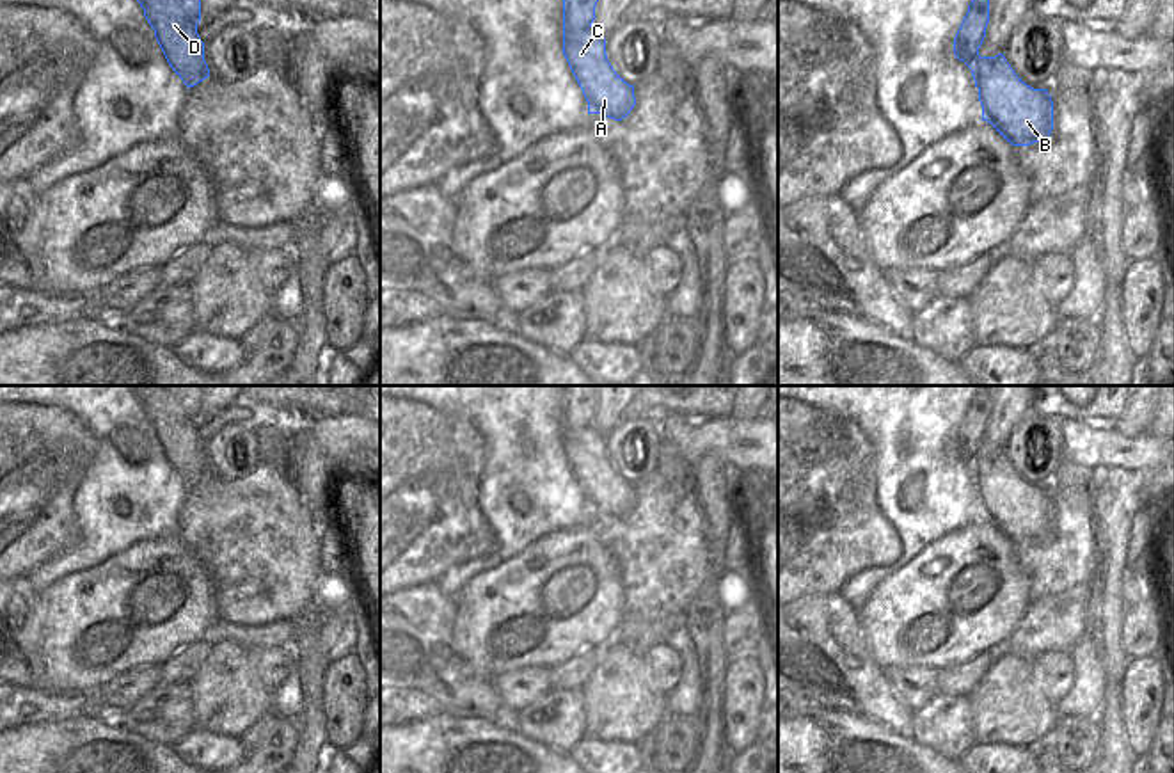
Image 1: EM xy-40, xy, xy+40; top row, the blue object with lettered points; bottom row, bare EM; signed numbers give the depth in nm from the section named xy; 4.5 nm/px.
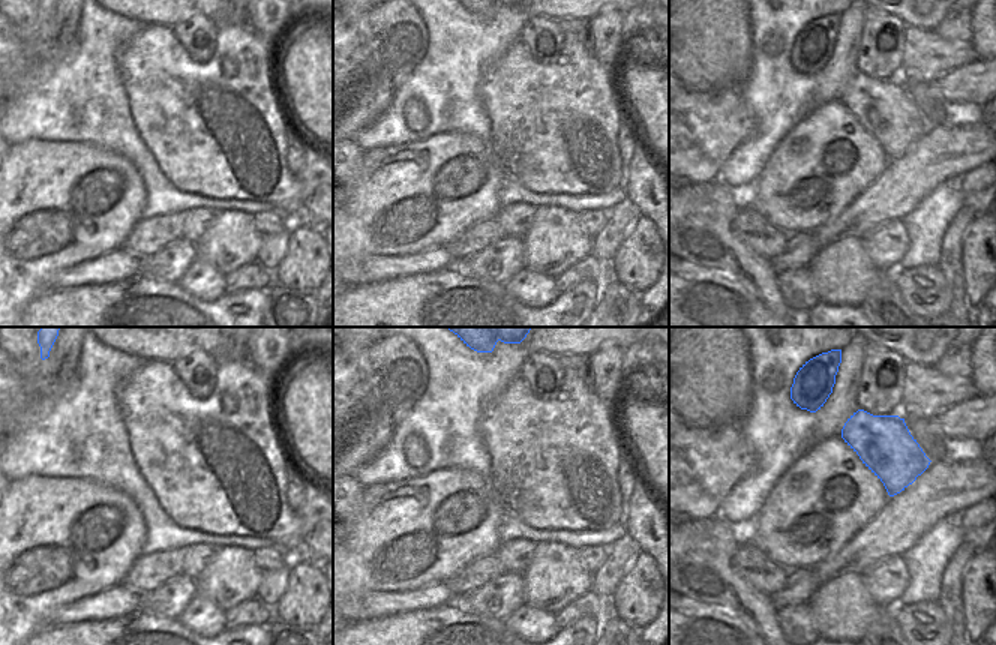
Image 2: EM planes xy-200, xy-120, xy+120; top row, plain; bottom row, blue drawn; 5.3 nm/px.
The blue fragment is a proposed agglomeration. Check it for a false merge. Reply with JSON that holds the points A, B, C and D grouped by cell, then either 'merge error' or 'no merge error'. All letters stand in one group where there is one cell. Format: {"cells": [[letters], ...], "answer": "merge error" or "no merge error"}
{"cells": [["A", "B"], ["C", "D"]], "answer": "merge error"}

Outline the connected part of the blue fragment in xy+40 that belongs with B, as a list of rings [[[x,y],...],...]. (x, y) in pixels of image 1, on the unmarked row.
[[[1007,458],[979,487],[982,519],[988,519],[1012,544],[1030,544],[1050,535],[1053,499],[1046,487],[1027,483]]]

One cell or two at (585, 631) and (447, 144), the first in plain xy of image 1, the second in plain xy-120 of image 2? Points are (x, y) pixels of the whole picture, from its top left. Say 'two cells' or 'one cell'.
one cell

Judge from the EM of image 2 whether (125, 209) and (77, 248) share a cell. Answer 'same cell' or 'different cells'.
same cell

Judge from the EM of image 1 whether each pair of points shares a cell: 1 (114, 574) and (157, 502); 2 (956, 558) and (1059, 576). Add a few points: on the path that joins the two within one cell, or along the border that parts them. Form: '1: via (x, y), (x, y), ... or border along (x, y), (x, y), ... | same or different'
1: border along (171, 535), (139, 541), (93, 565) | different
2: border along (1013, 544), (1032, 599) | different

